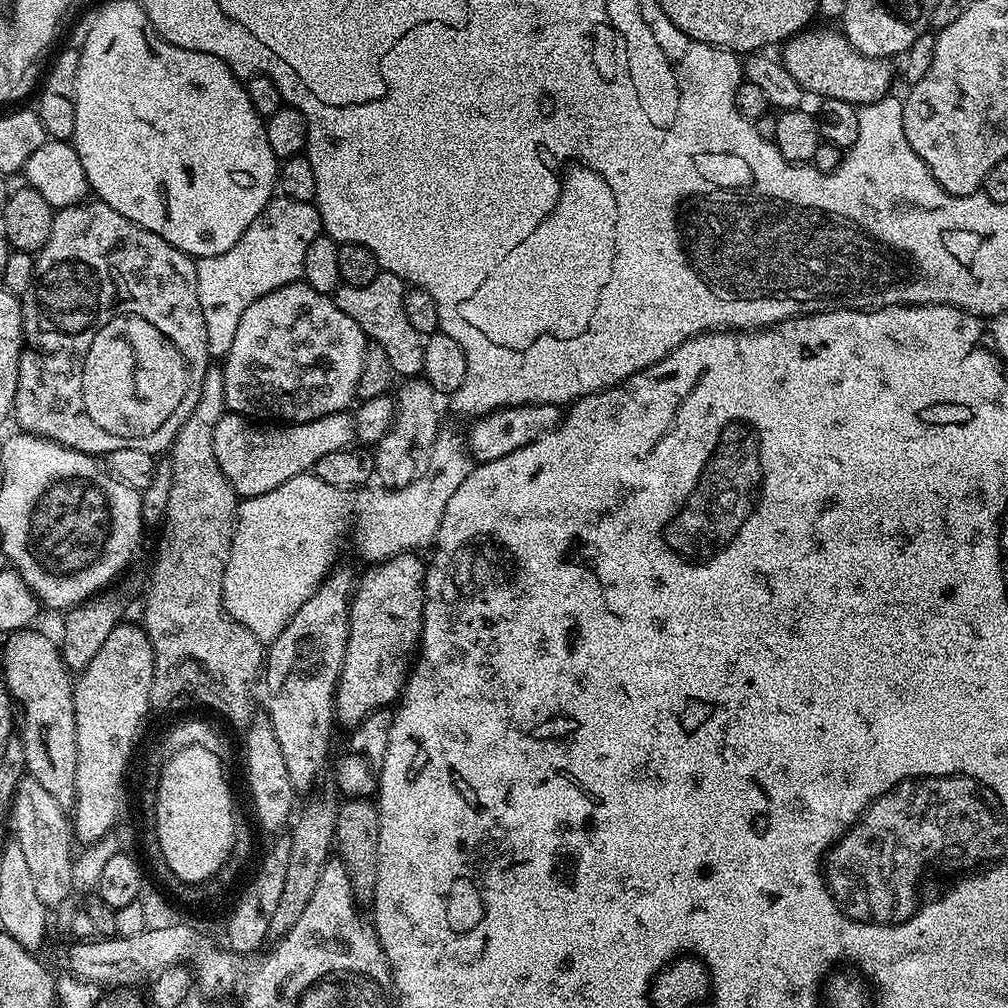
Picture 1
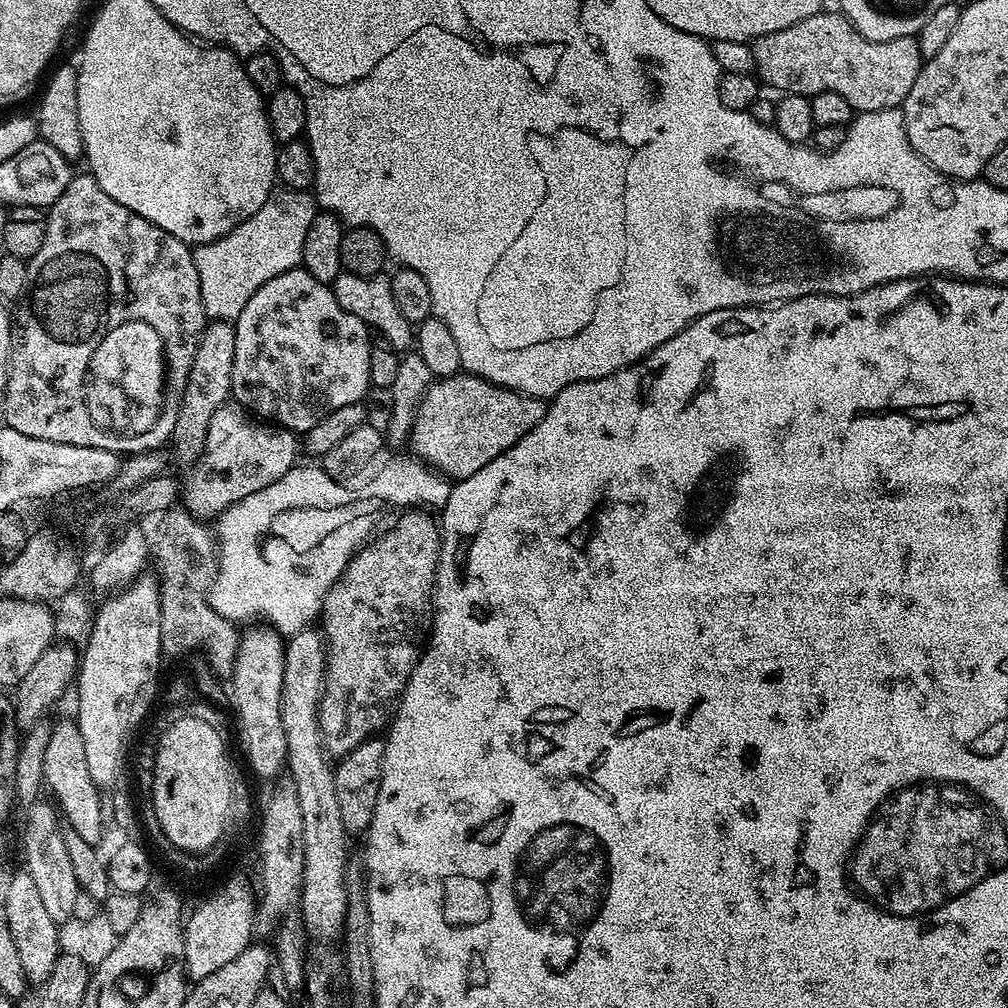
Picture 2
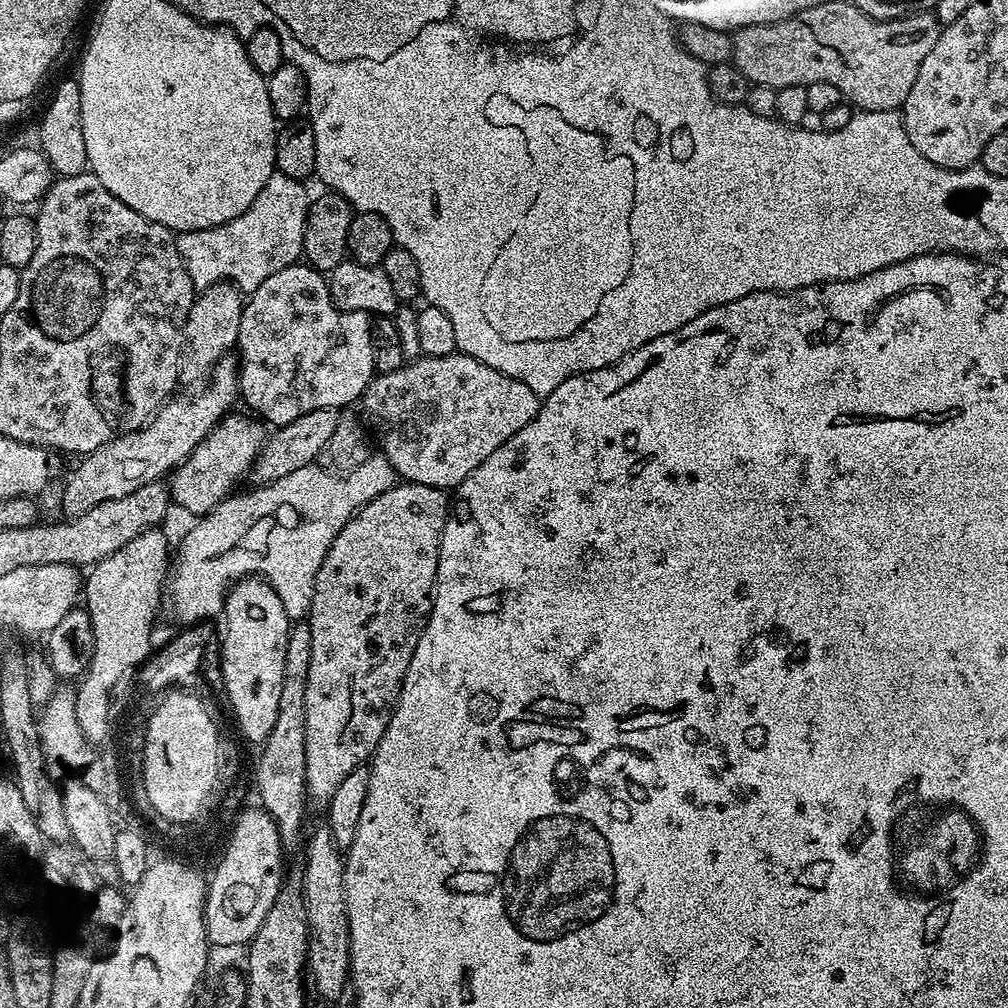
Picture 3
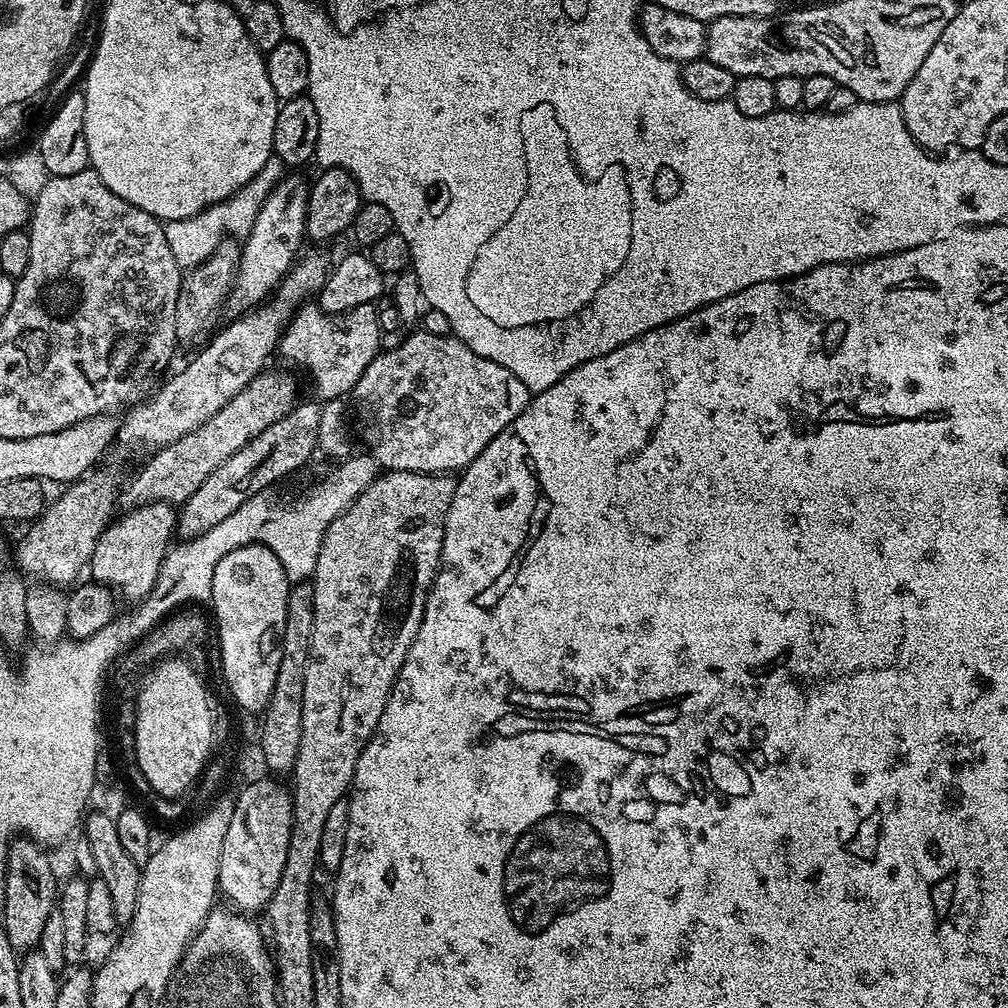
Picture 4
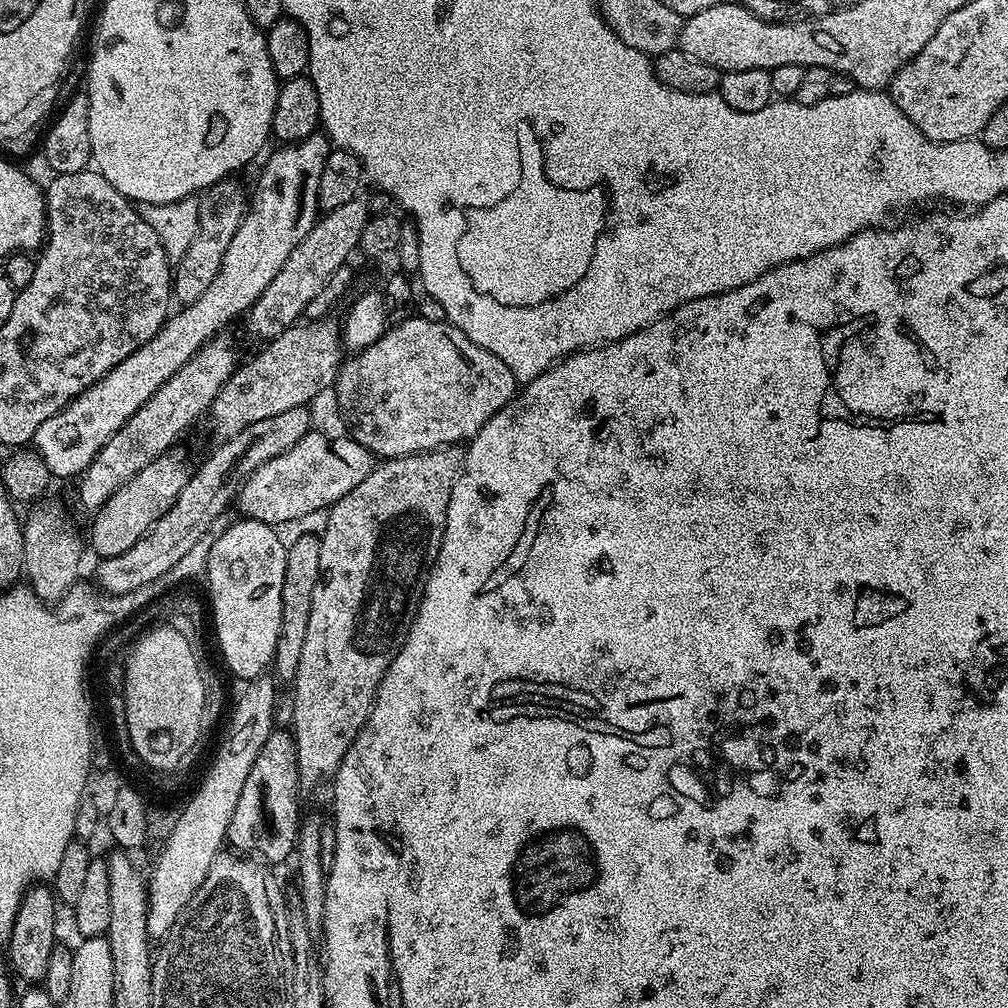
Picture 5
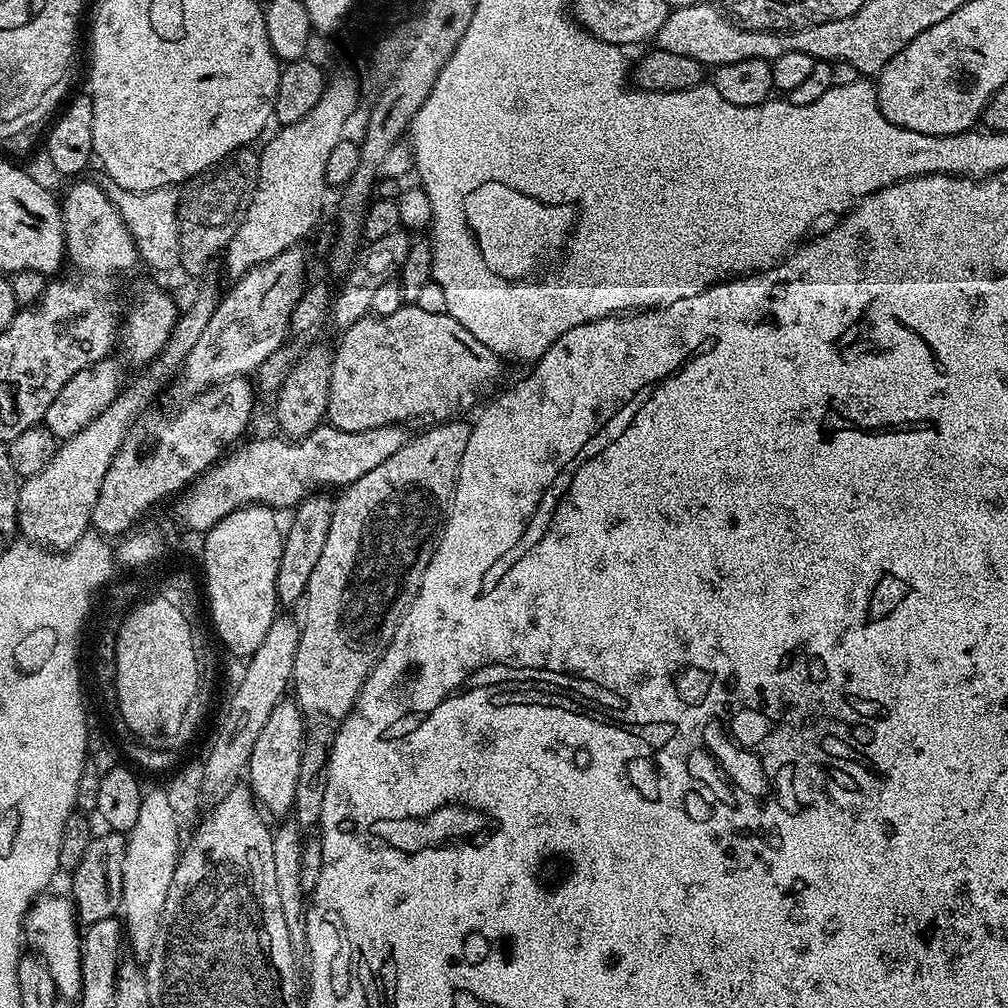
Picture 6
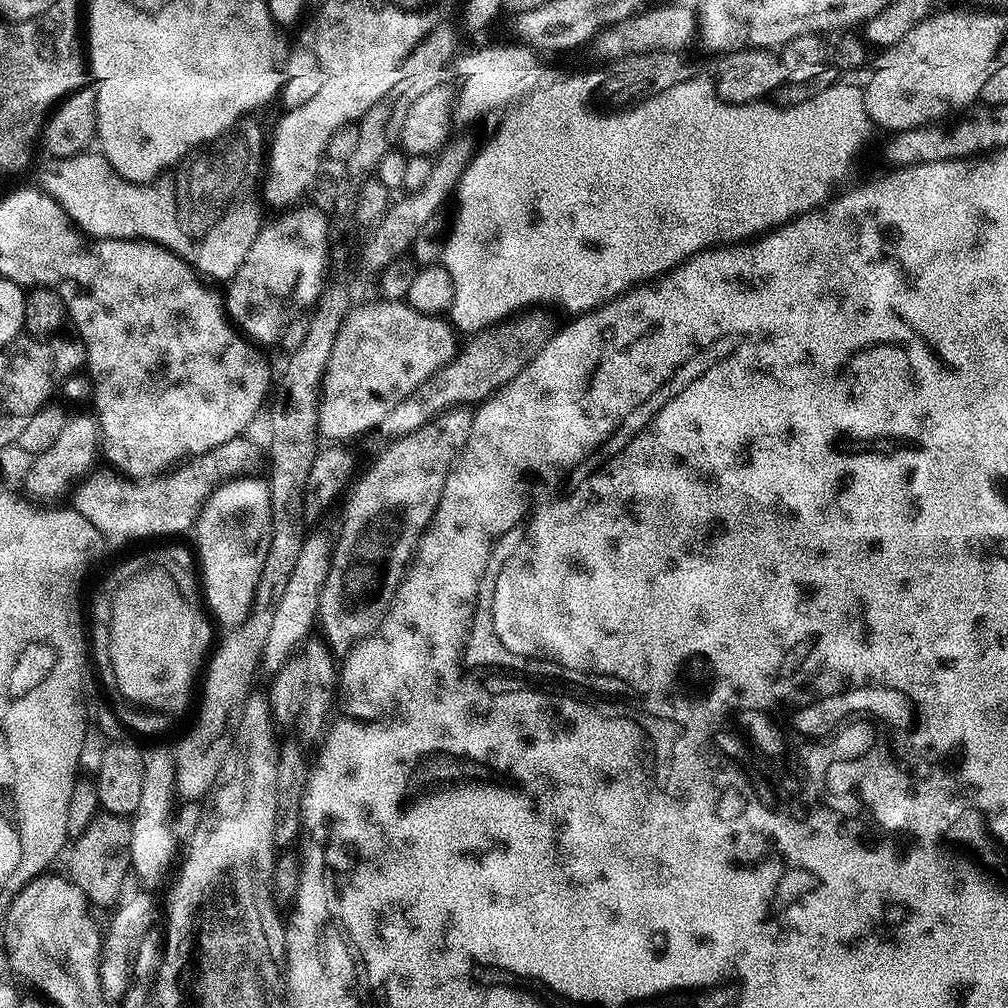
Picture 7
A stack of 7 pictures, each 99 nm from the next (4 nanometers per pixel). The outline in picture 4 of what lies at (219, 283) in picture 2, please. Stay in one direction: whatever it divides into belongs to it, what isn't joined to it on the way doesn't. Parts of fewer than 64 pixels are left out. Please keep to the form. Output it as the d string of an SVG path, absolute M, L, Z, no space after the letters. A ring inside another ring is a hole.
M274 154L268 159L266 166L262 166L262 170L258 170L258 174L254 174L254 178L250 178L250 182L246 182L246 186L242 186L230 199L212 204L190 218L167 221L164 224L164 233L166 242L170 242L170 250L174 253L174 262L178 262L181 270L196 268L202 262L206 262L206 258L210 258L214 250L218 250L223 240L248 236L266 198L285 175L286 165Z

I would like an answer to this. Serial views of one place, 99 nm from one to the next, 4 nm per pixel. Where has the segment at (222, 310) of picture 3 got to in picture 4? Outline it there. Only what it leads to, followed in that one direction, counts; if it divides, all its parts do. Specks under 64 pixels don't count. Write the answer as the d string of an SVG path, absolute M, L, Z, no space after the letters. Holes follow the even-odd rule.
M235 239L223 240L218 250L214 250L214 254L206 258L206 262L183 273L178 294L178 310L174 310L176 338L181 345L199 345L200 336L207 337L217 327L216 311L219 308L221 311L227 305L228 295L236 283L236 269L240 267L240 249L241 245Z

